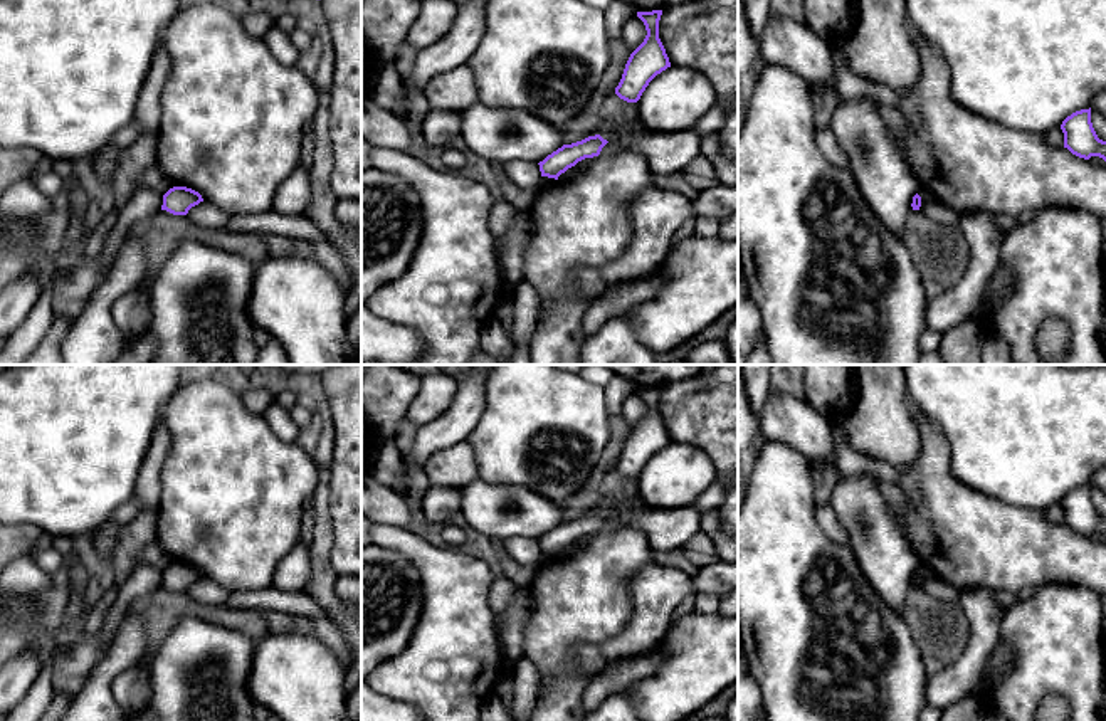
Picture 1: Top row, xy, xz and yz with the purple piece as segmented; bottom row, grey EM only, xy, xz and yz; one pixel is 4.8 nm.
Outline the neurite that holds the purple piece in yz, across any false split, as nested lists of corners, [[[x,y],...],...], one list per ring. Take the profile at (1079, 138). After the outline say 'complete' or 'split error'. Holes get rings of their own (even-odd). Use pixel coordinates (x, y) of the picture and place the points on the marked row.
[[[1091,108],[1067,116],[1062,121],[1061,129],[1064,133],[1064,148],[1072,155],[1084,160],[1099,156],[1106,161],[1106,141],[1099,139],[1093,128]]]; complete

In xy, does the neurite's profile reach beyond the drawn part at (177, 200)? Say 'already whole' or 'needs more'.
already whole

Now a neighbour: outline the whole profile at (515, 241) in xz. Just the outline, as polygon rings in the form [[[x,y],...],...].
[[[519,212],[511,229],[499,239],[503,244],[501,267],[508,286],[516,286],[523,277],[523,250],[531,235],[529,212]]]

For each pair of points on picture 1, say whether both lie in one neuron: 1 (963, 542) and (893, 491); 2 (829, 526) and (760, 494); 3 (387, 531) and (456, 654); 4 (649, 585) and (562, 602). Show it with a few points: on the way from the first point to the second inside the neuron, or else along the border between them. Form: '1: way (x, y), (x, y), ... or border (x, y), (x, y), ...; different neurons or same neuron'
1: border (896, 483), (905, 496), (903, 511); different neurons
2: border (816, 505), (817, 525), (834, 542), (847, 545); different neurons
3: way (419, 555), (456, 592), (456, 622); same neuron
4: border (653, 562), (631, 580), (632, 617), (624, 627); different neurons

